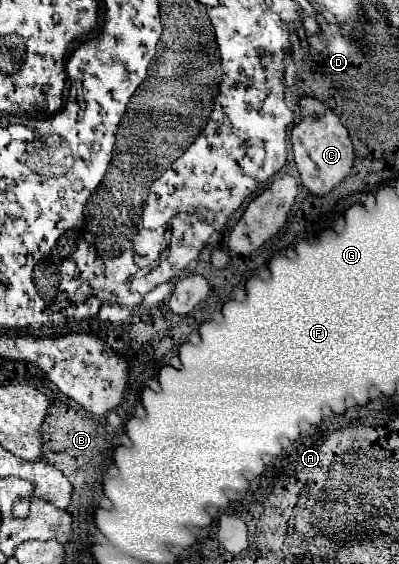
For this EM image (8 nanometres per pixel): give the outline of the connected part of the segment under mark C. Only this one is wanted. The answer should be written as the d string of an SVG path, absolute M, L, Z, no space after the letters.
M300 97L300 123L292 129L292 151L294 161L300 171L302 185L314 195L326 195L332 191L352 169L354 163L354 149L348 137L346 127L340 123L336 113L326 107L322 101L314 97Z

